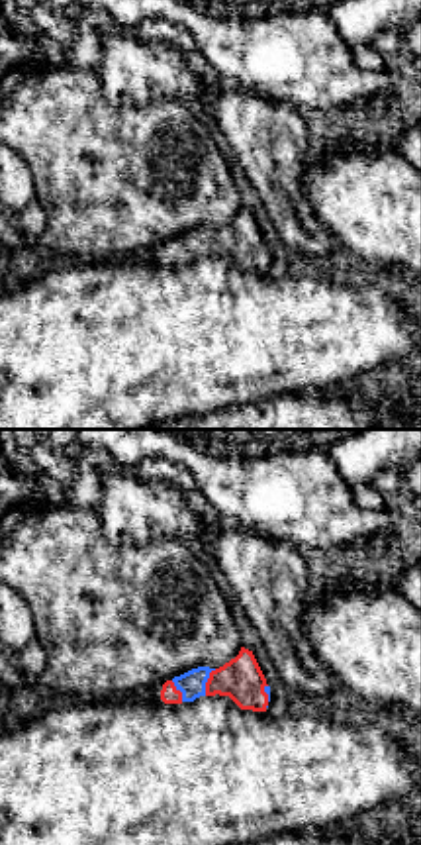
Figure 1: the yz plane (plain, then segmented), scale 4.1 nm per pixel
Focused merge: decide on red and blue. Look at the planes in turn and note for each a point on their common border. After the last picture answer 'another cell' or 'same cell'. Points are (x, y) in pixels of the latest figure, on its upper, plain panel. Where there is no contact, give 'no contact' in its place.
contact (208, 242)

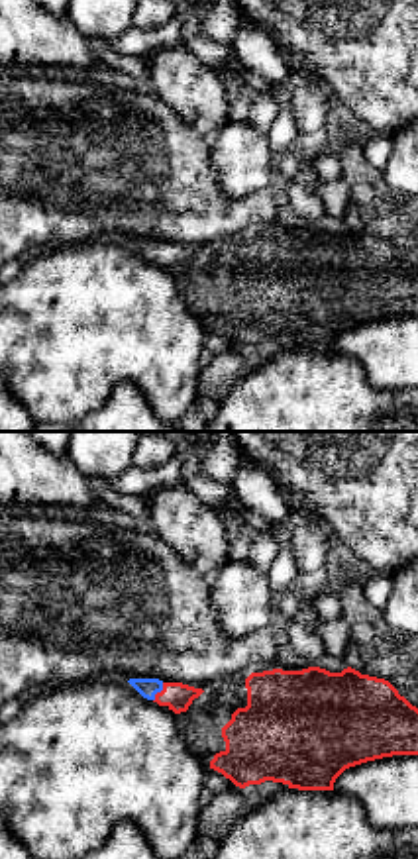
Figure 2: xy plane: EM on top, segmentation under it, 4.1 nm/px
contact (157, 253)

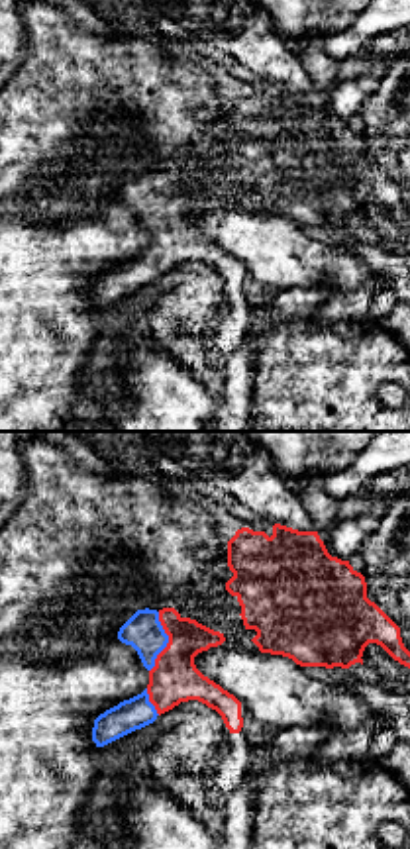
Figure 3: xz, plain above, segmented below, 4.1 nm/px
contact (169, 202)

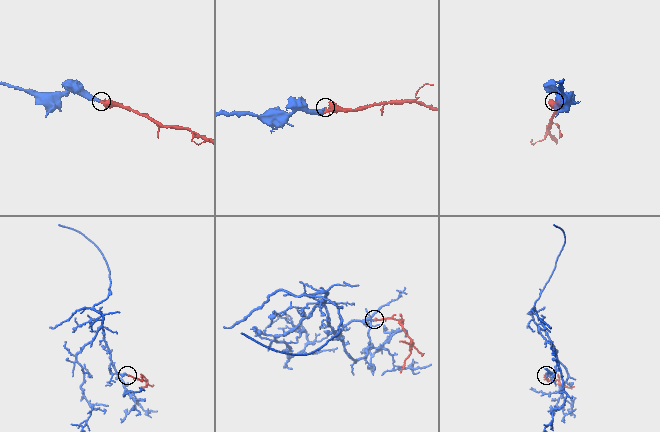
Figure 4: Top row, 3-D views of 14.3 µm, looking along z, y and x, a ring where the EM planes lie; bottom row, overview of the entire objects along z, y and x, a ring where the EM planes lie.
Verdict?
same cell

